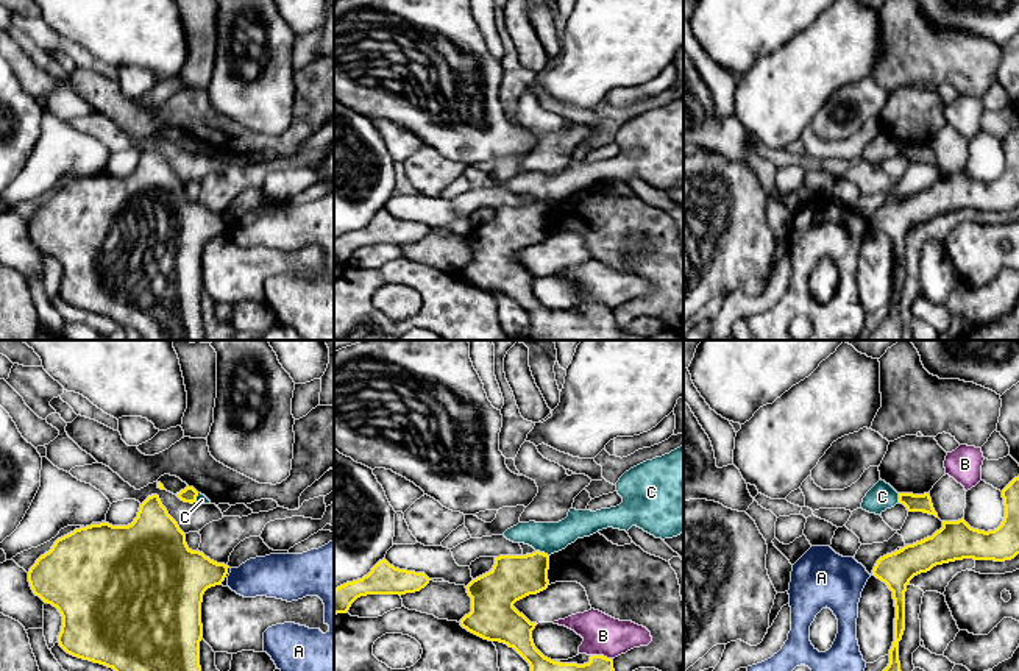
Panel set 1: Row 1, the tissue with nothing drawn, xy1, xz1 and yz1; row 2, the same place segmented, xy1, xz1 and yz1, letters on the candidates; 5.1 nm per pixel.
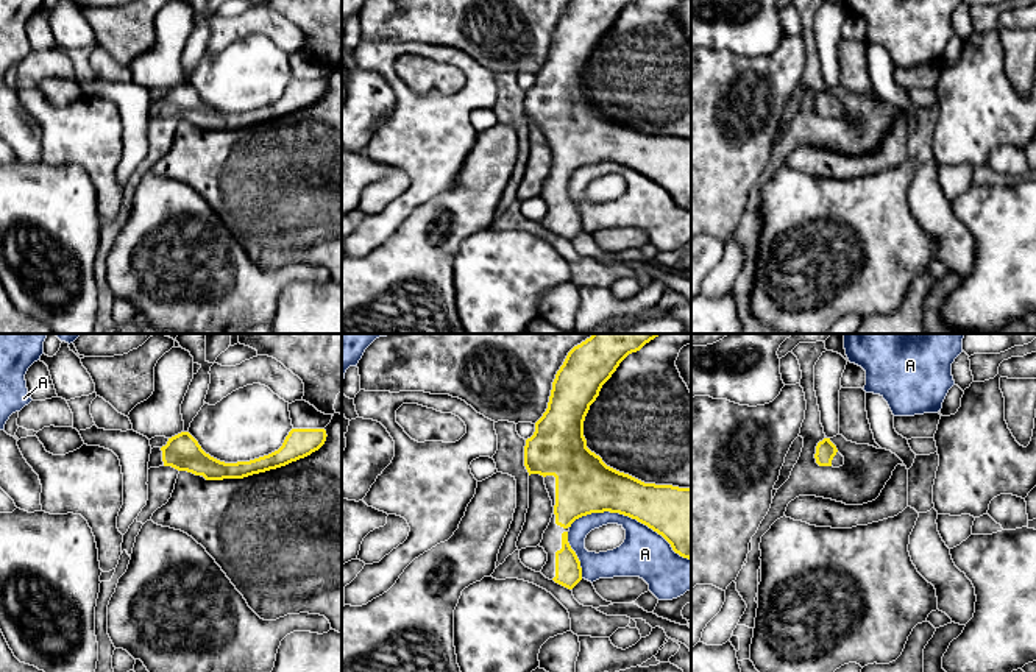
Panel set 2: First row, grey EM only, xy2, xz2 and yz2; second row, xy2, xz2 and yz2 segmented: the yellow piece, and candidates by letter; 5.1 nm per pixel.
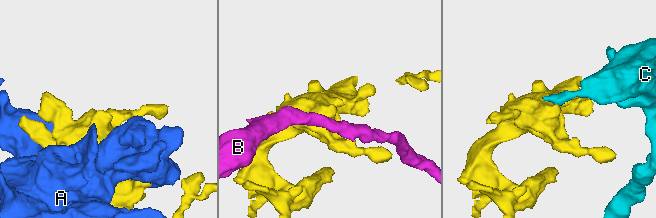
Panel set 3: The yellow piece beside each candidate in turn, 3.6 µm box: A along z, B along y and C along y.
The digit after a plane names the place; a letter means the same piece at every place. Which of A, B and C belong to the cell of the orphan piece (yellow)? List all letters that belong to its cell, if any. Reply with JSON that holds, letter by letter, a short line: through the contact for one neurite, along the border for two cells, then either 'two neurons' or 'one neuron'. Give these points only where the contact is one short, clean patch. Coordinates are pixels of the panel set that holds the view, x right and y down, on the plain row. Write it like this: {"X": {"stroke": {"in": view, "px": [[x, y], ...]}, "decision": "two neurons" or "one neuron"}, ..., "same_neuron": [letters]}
{"A": {"decision": "two neurons"}, "B": {"stroke": {"in": "xz1", "px": [[592, 305], [610, 309]]}, "decision": "two neurons"}, "C": {"stroke": {"in": "xz1", "px": [[536, 200], [548, 206]]}, "decision": "two neurons"}, "same_neuron": []}

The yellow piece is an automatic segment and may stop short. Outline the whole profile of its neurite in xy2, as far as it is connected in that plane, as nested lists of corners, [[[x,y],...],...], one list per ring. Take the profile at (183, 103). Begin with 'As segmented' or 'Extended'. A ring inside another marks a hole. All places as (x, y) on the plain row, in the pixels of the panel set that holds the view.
Extended. [[[292,80],[278,101],[250,112],[225,114],[206,104],[189,83],[181,83],[165,97],[151,100],[148,120],[172,117],[206,131],[243,129],[310,106],[325,95],[326,87],[325,80]]]

